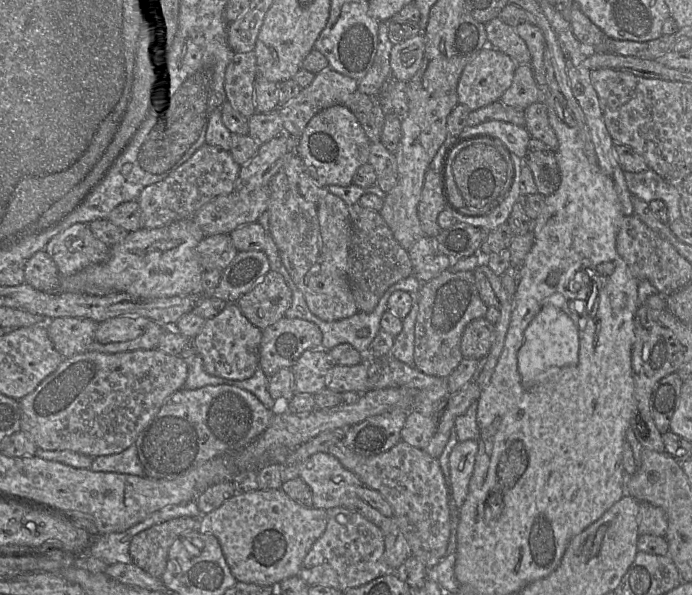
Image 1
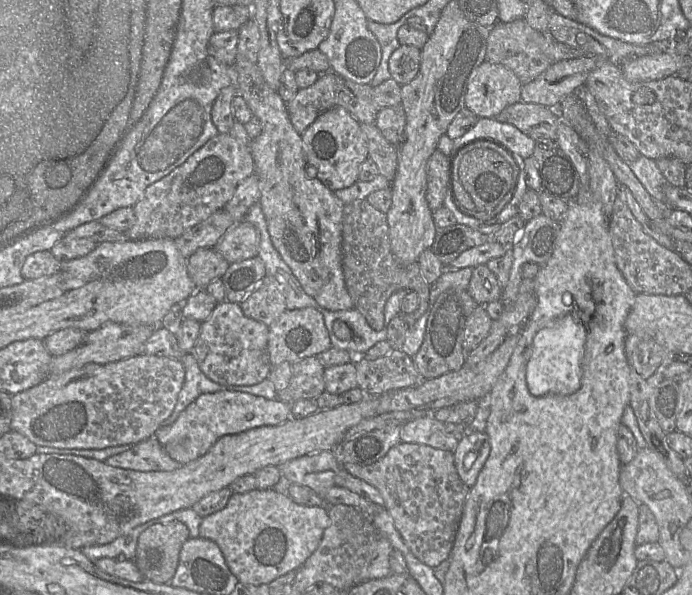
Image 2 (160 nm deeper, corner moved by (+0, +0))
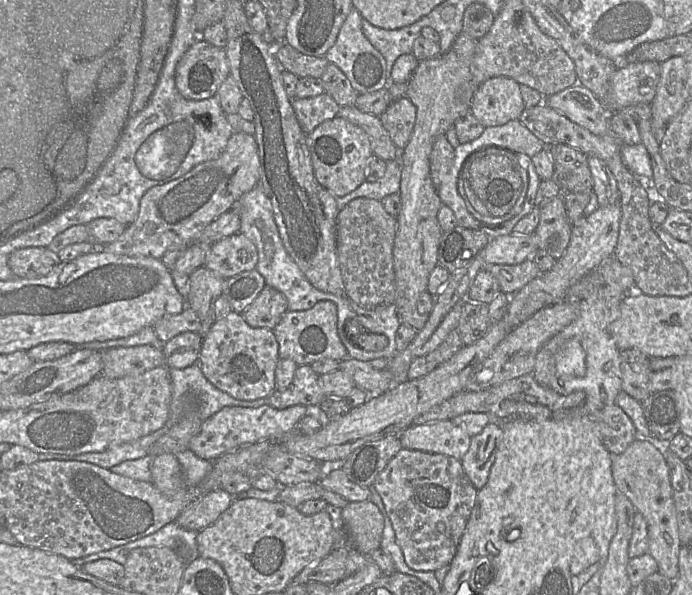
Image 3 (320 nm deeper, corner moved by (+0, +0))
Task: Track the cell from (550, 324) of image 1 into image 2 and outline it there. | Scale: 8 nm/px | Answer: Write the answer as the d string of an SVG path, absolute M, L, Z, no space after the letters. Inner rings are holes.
M557 317L540 329L533 338L527 363L526 383L529 392L536 397L577 392L581 386L585 343L586 328L577 317Z

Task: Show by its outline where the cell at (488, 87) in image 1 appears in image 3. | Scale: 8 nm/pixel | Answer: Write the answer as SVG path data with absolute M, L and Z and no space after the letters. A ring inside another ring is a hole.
M497 76L476 88L470 114L484 127L495 127L518 120L524 108L519 83L509 77Z

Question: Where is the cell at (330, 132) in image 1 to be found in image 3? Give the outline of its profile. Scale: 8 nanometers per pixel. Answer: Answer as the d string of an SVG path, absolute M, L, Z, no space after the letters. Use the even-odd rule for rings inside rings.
M336 116L307 134L306 144L317 181L335 197L349 194L366 181L366 170L373 152L367 134L360 127Z

